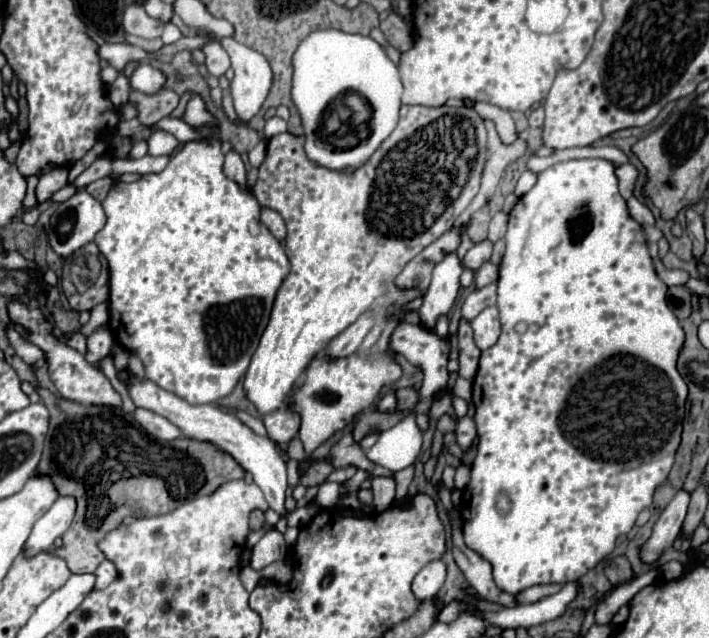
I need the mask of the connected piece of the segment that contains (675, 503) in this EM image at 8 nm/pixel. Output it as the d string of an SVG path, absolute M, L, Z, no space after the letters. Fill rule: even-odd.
M677 490L675 498L667 504L667 508L663 510L663 514L659 516L659 520L653 526L653 534L647 540L647 544L643 546L641 558L647 564L655 564L661 556L661 552L665 548L669 548L675 540L675 536L679 534L683 520L687 516L687 506L689 506L689 492L687 490Z

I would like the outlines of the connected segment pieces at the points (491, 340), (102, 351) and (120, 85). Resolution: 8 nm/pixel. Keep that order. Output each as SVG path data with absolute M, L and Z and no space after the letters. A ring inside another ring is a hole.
M495 306L485 308L477 318L471 320L471 328L475 332L475 344L479 350L491 348L501 334L501 324L499 324L499 310Z
M97 328L91 336L87 336L87 354L85 354L85 358L93 366L97 366L97 362L101 358L105 358L107 354L111 354L111 346L113 346L111 332L107 332L105 328Z
M123 76L117 78L117 80L111 84L111 100L113 100L113 104L115 104L117 108L121 108L121 106L129 100L129 92L131 92L129 82L125 82Z

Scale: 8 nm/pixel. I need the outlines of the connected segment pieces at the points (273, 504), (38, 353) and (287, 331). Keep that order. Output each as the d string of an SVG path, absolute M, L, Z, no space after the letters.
M121 370L117 372L119 380L123 382L123 386L127 388L133 404L137 408L145 408L151 410L159 416L165 416L169 422L173 422L175 426L181 428L183 436L187 438L195 438L195 440L207 440L211 444L215 444L219 450L231 454L255 480L255 484L263 490L265 500L269 502L269 508L273 508L277 514L285 516L285 490L287 490L287 466L283 456L277 452L275 444L269 438L257 436L253 430L249 430L235 414L227 414L221 412L217 406L213 404L201 404L201 406L193 406L189 402L185 402L183 398L159 388L157 384L153 384L151 380L145 378L137 378L133 376L129 370Z
M9 328L9 332L7 332L7 336L9 336L9 340L11 340L11 344L13 344L13 348L15 348L15 352L27 362L27 364L33 364L33 362L37 362L37 360L41 360L45 354L43 354L43 350L39 350L35 344L29 344L29 342L25 342L13 328Z
M401 106L397 128L375 154L355 170L329 170L319 166L307 158L303 146L305 136L289 132L273 136L267 142L267 156L259 166L259 178L253 188L259 204L277 210L285 220L285 252L291 264L291 272L277 292L271 320L245 374L243 386L247 398L255 404L259 414L281 408L309 360L321 354L335 334L343 332L367 312L411 258L455 224L457 216L477 194L487 162L487 130L483 118L471 106Z

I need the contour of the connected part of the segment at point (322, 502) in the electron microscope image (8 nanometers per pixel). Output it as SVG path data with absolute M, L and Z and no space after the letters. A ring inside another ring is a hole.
M325 482L325 484L319 488L319 492L317 492L317 496L315 496L315 502L317 502L319 506L323 506L323 508L331 508L339 498L339 486L339 483L336 482Z

